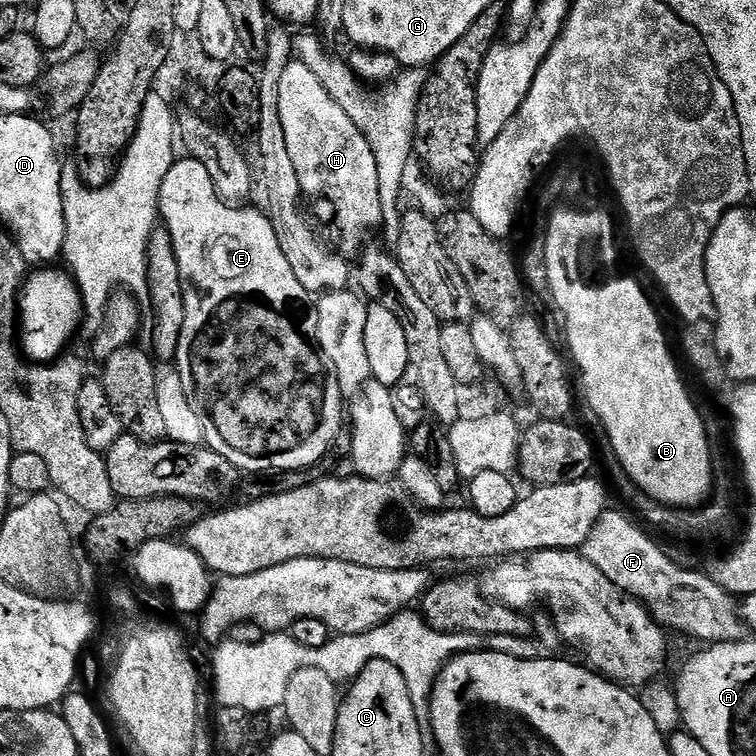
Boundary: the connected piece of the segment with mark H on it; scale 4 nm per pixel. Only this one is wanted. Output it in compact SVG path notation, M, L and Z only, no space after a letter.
M293 62L282 70L282 82L278 82L278 118L282 118L286 150L290 150L301 193L308 197L321 192L332 200L340 228L348 236L360 236L378 227L384 220L386 204L378 190L378 166L368 140L350 122L346 110L330 98L326 86L302 63Z

